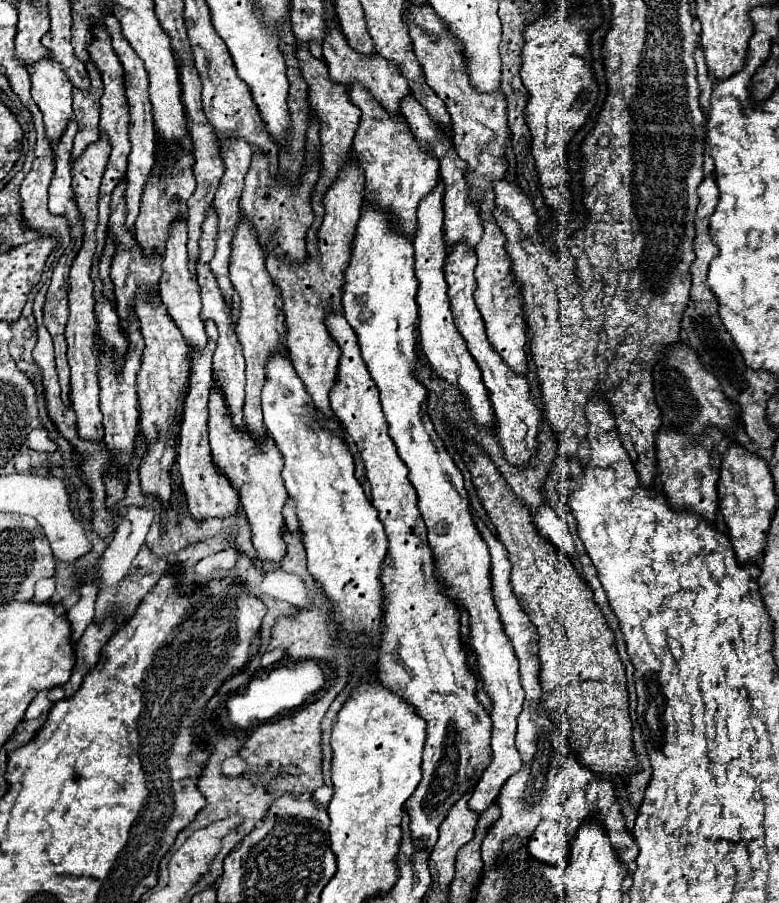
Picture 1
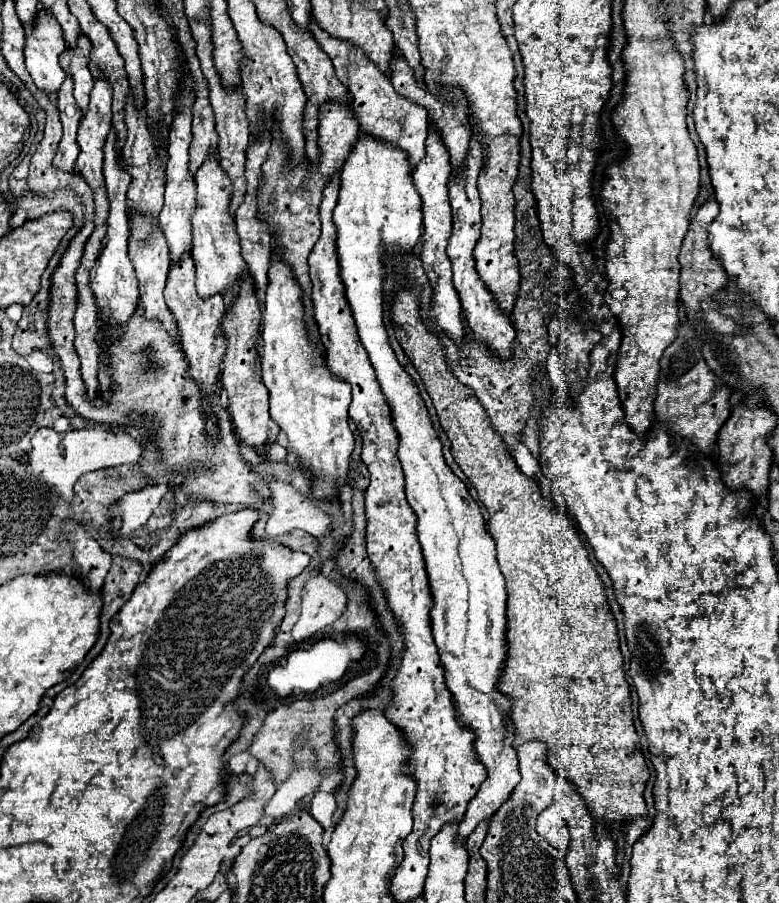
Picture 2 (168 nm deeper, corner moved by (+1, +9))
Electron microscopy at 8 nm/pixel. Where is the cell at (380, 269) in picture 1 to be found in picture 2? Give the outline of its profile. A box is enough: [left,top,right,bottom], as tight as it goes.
[334,132,520,842]

